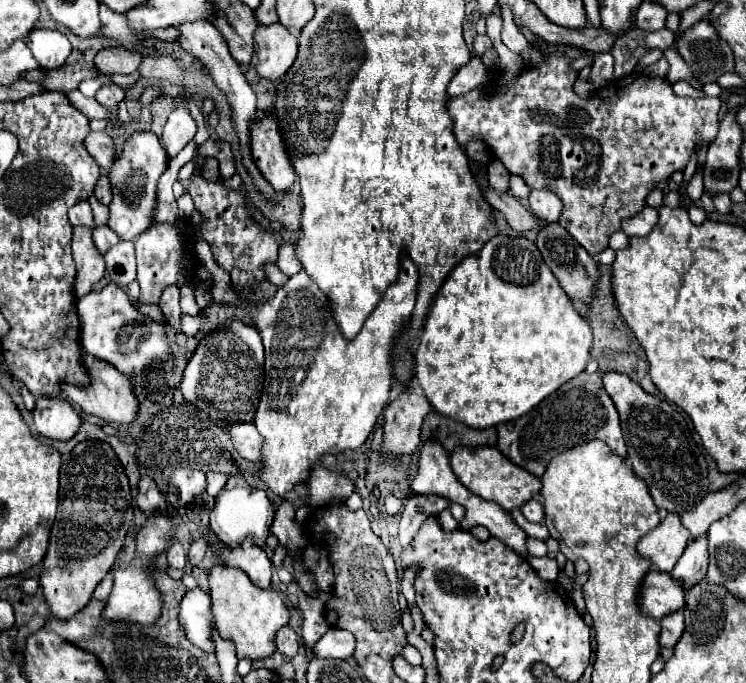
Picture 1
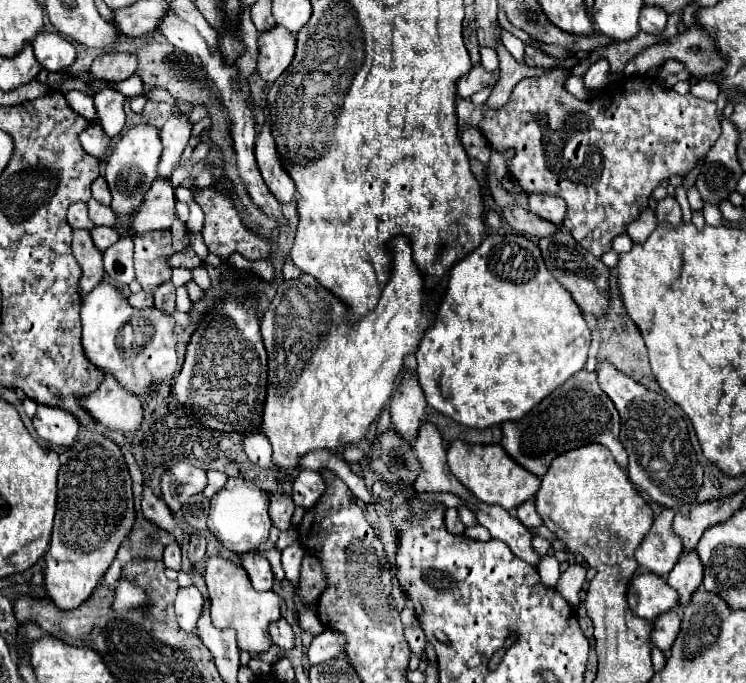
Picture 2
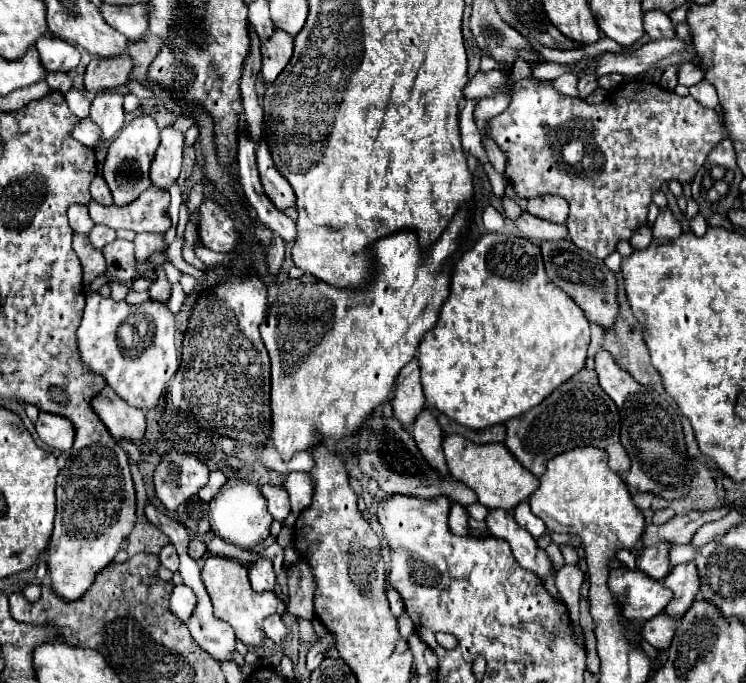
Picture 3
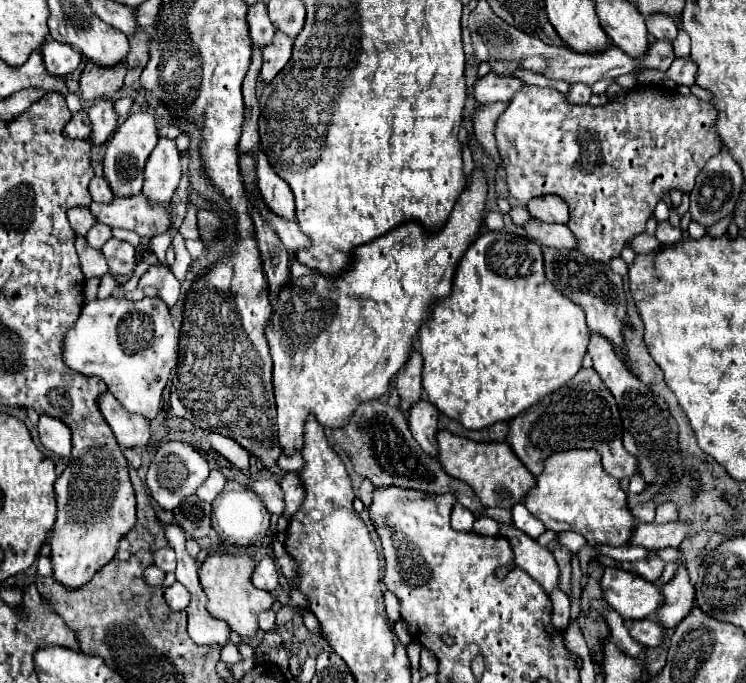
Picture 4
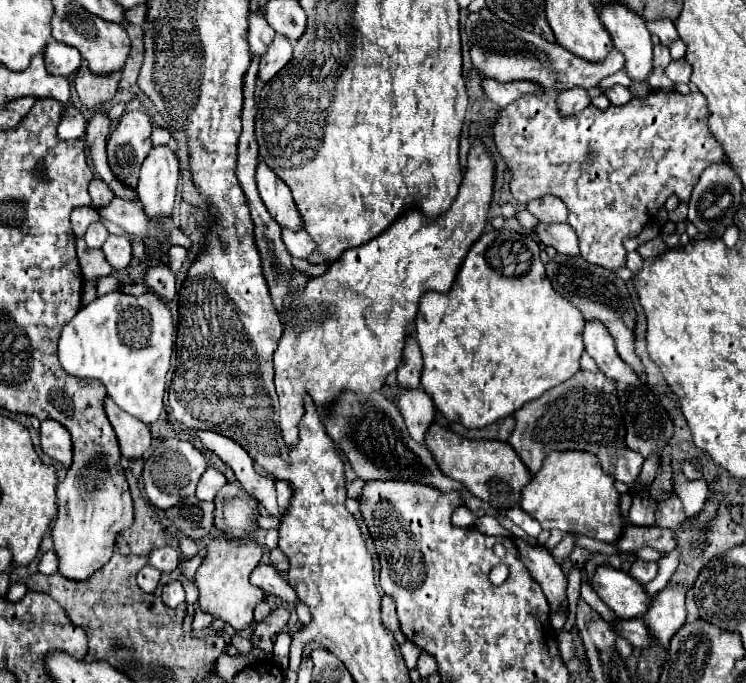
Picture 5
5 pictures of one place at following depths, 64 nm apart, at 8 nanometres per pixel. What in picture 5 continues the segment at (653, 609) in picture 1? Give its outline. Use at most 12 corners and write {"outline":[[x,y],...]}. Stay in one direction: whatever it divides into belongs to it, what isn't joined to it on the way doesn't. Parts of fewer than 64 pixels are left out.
{"outline":[[598,566],[592,586],[622,620],[652,604],[628,572]]}

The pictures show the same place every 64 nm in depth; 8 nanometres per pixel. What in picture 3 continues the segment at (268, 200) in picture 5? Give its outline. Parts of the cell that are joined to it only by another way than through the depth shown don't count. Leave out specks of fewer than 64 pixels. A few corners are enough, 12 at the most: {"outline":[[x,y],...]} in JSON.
{"outline":[[266,140],[256,148],[264,192],[276,208],[294,206],[288,180],[274,166]]}

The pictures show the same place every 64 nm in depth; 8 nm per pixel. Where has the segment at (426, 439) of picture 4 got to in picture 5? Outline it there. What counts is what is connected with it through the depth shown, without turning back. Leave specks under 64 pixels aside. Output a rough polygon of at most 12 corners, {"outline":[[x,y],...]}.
{"outline":[[384,386],[410,436],[424,446],[436,408],[424,390]]}

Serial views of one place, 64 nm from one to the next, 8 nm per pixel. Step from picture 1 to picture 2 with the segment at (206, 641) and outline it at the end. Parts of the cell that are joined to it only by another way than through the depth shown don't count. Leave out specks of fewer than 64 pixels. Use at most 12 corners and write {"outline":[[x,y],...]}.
{"outline":[[196,586],[180,588],[176,614],[182,630],[196,636],[206,600]]}

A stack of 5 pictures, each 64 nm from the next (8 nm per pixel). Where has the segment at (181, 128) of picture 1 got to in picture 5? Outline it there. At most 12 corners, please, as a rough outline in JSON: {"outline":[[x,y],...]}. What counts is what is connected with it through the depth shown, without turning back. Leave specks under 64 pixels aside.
{"outline":[[154,146],[140,170],[138,198],[170,224],[180,178],[176,154]]}

